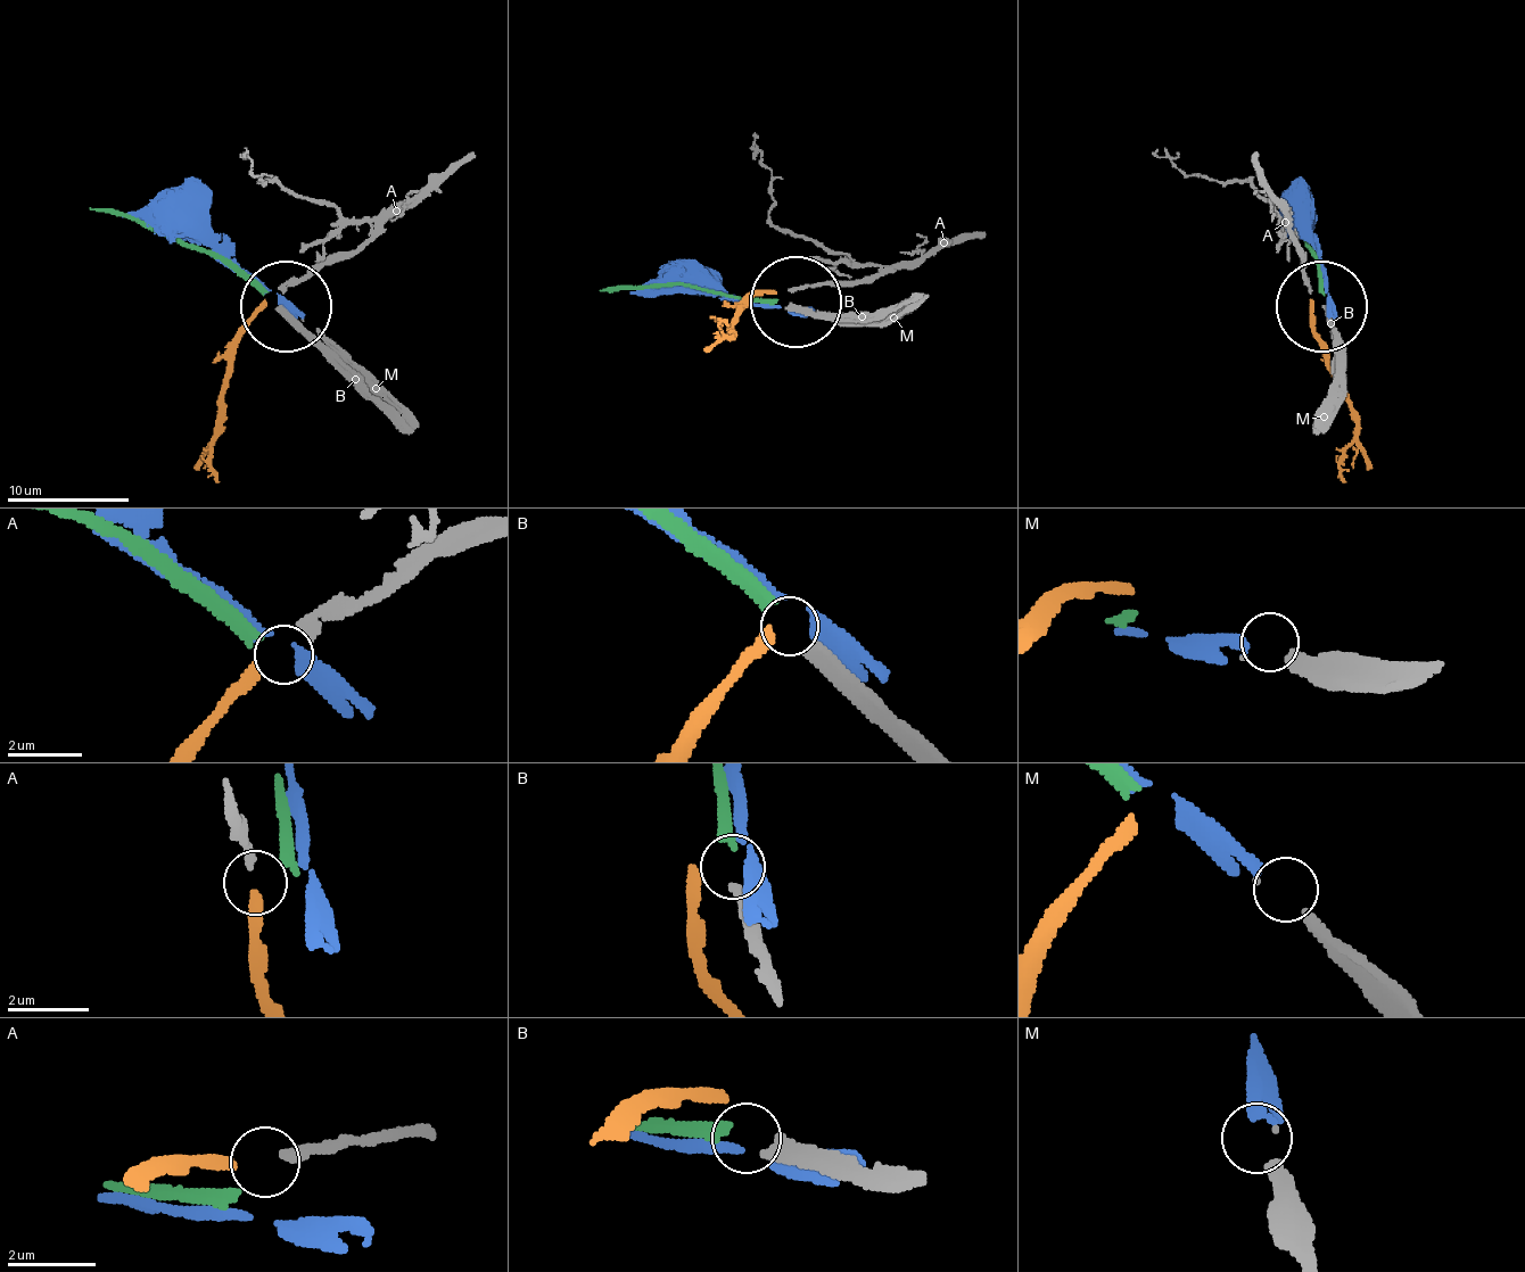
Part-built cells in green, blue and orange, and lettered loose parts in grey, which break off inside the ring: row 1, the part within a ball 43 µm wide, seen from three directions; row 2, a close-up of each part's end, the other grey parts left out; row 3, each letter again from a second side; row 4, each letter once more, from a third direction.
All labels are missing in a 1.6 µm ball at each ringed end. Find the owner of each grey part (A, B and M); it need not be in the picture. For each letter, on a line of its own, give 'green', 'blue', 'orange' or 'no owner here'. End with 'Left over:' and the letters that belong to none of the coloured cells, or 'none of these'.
A: orange
B: green
M: blue
Left over: none of these

